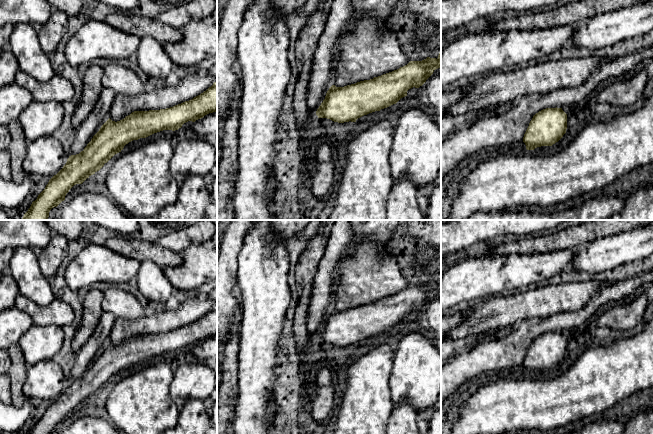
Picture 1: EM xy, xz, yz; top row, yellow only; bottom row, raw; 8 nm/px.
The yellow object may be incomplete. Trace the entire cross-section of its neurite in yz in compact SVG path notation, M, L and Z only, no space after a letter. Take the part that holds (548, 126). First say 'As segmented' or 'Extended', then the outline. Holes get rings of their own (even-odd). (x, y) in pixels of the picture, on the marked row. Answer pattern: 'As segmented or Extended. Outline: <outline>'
As segmented. Outline: M546 108L536 113L524 134L527 150L541 146L552 146L558 142L567 129L567 114L562 108Z

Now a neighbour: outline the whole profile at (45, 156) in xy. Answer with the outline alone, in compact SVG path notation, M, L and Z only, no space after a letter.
M45 136L28 143L23 168L27 175L37 179L53 177L63 168L67 159L62 144L54 136Z

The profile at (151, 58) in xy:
M150 36L141 38L134 61L140 70L161 82L174 71L174 63L163 45Z

